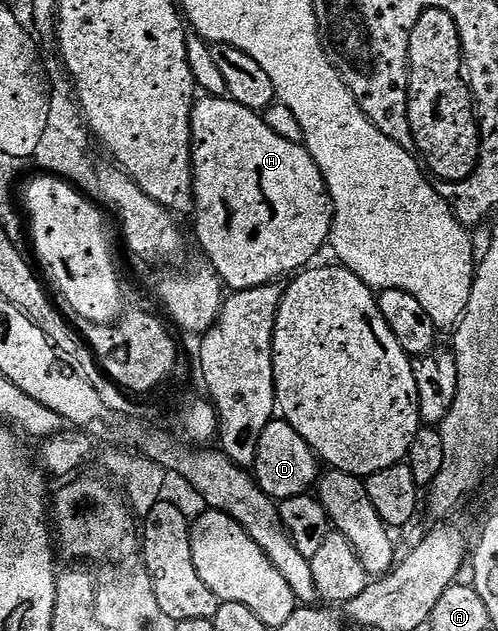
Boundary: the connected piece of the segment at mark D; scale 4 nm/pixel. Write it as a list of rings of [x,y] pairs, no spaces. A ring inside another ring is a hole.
[[[284,419],[270,420],[256,447],[252,476],[269,497],[281,503],[293,497],[305,497],[317,486],[319,458],[310,444]]]

